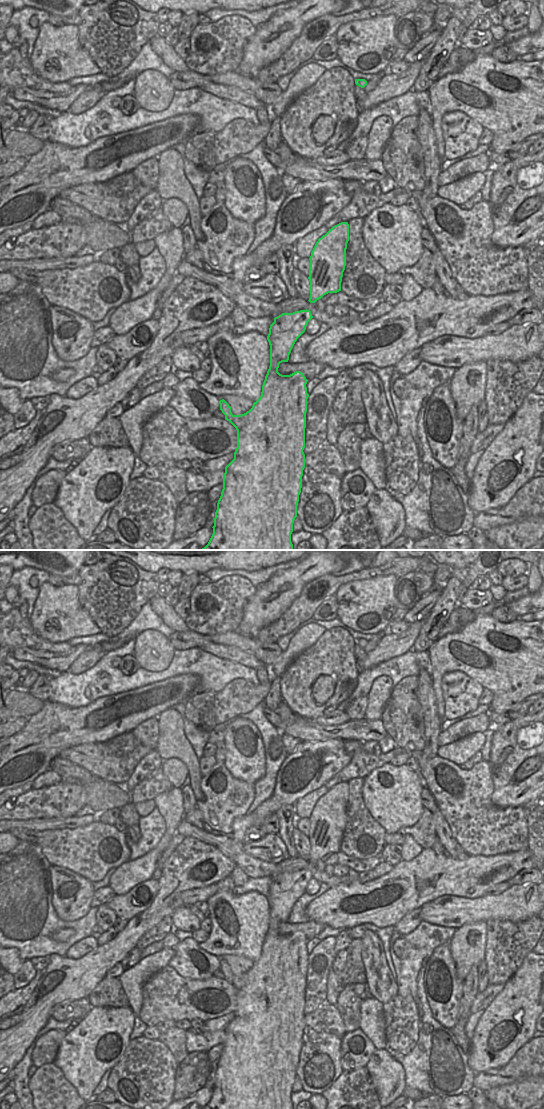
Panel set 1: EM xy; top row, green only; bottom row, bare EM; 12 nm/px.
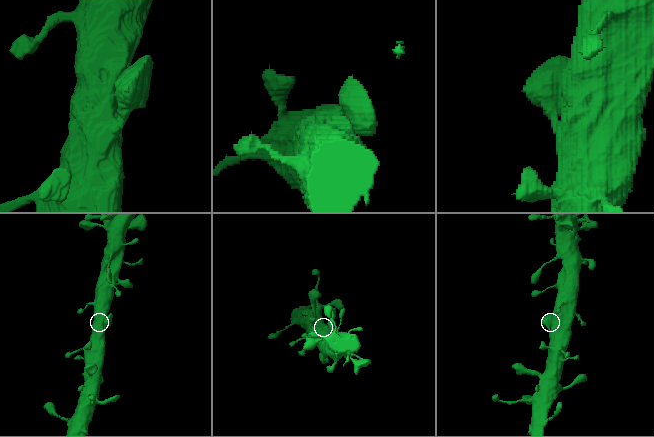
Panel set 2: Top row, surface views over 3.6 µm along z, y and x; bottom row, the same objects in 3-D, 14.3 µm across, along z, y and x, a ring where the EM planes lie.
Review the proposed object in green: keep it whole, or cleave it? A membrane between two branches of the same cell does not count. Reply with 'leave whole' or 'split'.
leave whole

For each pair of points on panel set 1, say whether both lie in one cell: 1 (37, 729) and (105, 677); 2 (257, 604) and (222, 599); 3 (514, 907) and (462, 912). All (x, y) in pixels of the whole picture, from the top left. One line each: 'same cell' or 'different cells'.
1: different cells
2: different cells
3: same cell

